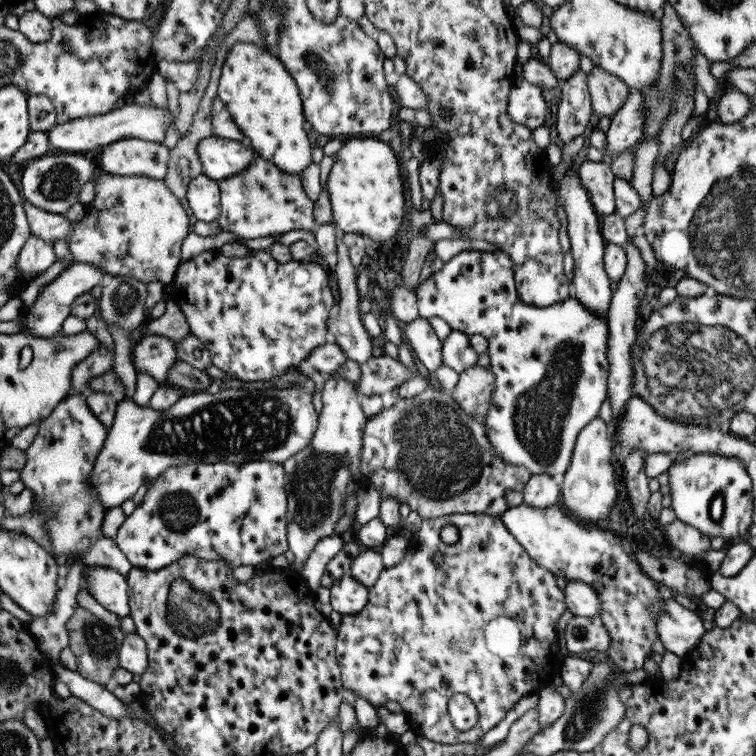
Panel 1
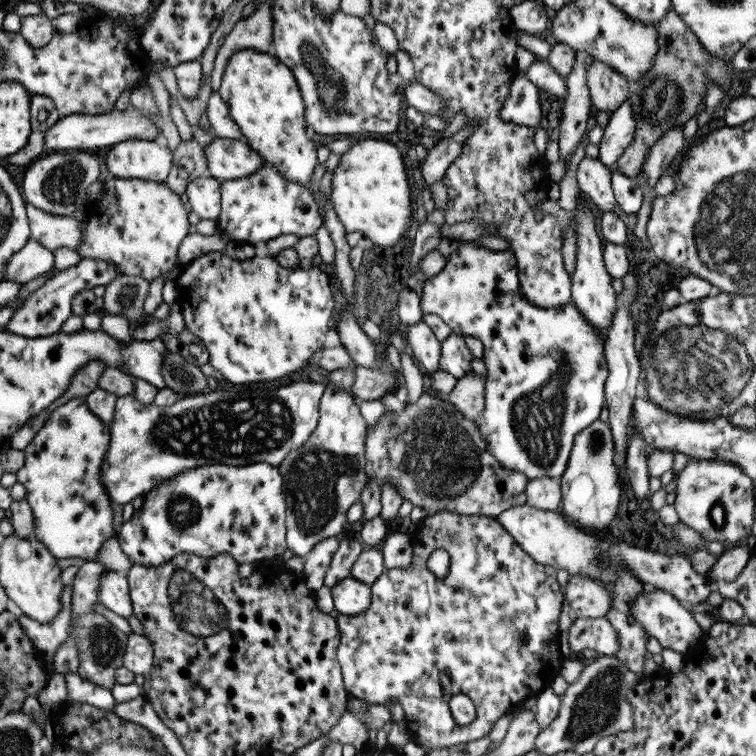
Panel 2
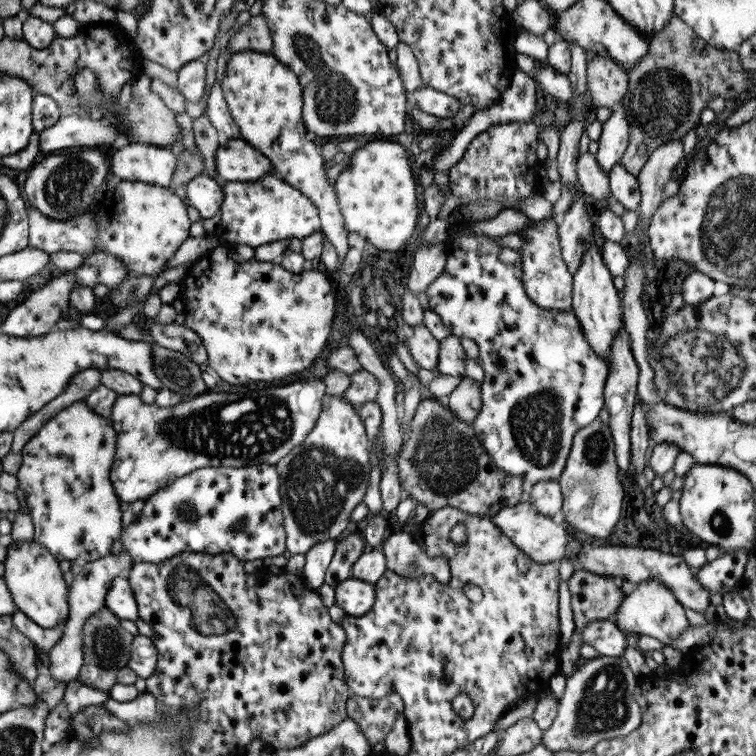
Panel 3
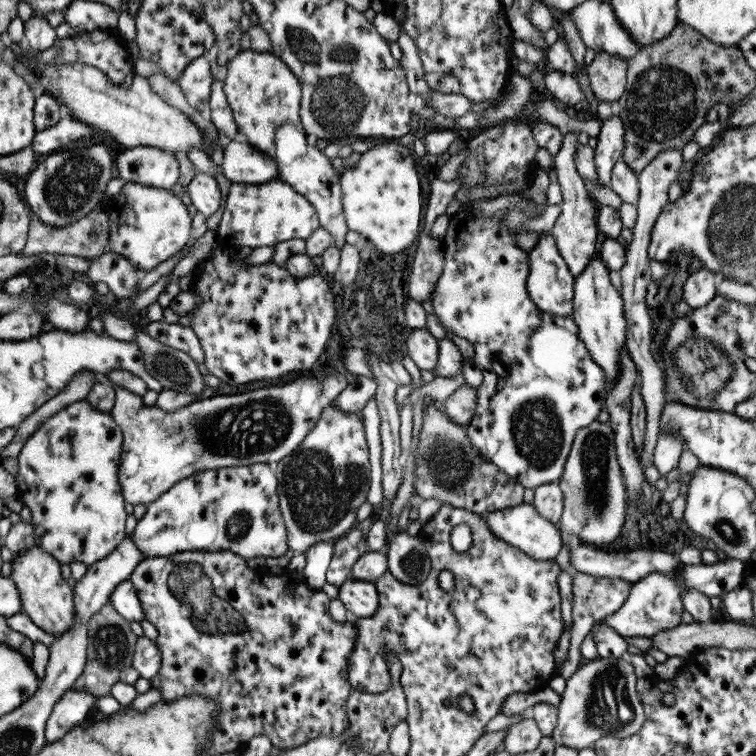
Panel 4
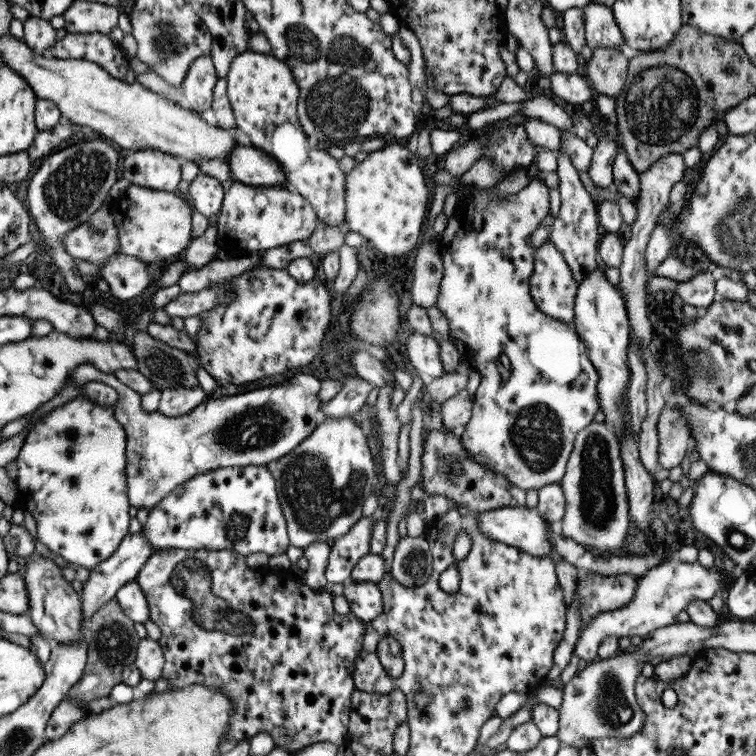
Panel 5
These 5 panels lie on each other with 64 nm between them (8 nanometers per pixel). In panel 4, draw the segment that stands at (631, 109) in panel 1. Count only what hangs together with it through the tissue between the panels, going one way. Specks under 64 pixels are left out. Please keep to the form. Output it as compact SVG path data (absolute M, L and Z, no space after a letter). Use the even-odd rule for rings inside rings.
M617 115L601 121L594 149L595 174L600 185L608 186L612 166L622 158L624 132Z

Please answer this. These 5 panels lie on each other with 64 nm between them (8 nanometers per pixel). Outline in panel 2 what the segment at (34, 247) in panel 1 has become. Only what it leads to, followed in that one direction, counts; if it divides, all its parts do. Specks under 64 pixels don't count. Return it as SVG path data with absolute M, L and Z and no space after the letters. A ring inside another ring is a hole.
M32 239L23 245L3 265L5 280L25 283L47 273L54 266L53 254L49 248L43 248Z

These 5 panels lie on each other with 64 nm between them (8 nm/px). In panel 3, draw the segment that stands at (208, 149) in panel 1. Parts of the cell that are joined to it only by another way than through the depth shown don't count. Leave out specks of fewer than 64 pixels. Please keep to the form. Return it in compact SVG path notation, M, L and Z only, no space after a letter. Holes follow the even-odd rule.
M243 139L219 143L214 153L215 171L226 182L259 180L272 172L272 164Z

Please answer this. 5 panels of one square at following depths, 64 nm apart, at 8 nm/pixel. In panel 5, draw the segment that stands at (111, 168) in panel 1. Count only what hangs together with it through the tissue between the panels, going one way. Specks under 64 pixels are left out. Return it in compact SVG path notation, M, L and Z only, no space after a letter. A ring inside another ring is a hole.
M153 149L125 152L120 158L121 178L143 188L173 193L181 182L180 163L178 158Z

